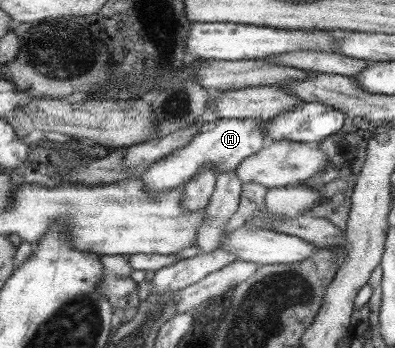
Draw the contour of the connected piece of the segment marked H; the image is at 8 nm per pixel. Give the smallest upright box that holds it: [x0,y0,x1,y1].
[141,103,347,194]

